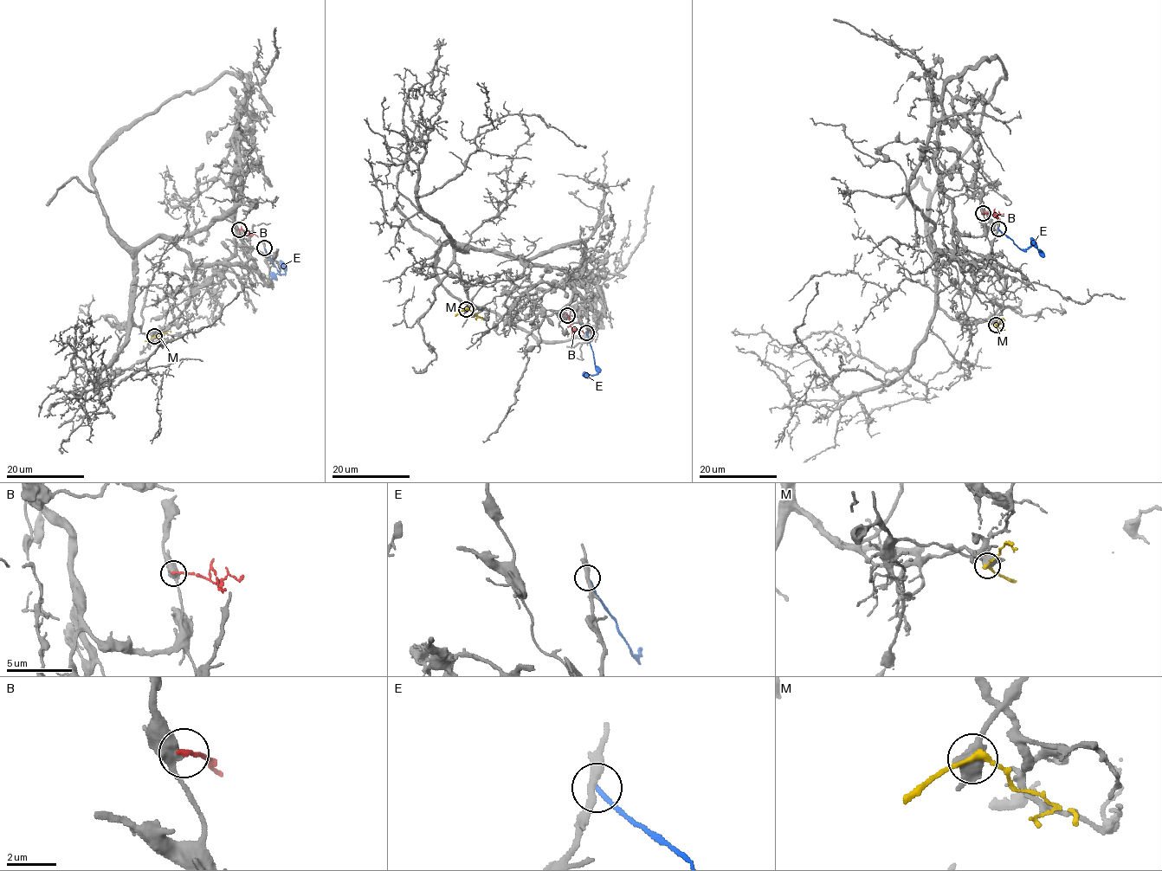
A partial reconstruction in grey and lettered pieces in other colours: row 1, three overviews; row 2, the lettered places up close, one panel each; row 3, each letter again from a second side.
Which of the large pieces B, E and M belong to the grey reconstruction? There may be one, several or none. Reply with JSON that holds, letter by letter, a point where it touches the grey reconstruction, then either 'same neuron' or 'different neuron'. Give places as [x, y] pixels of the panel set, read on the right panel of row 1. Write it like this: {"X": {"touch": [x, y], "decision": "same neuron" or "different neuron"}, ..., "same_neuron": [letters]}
{"B": {"touch": [983, 213], "decision": "different neuron"}, "E": {"touch": [998, 229], "decision": "different neuron"}, "M": {"touch": [996, 325], "decision": "different neuron"}, "same_neuron": []}

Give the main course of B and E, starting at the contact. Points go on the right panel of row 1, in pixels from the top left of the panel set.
B: (983, 213), (997, 218)
E: (998, 229), (1022, 250), (1034, 245), (1040, 250)

